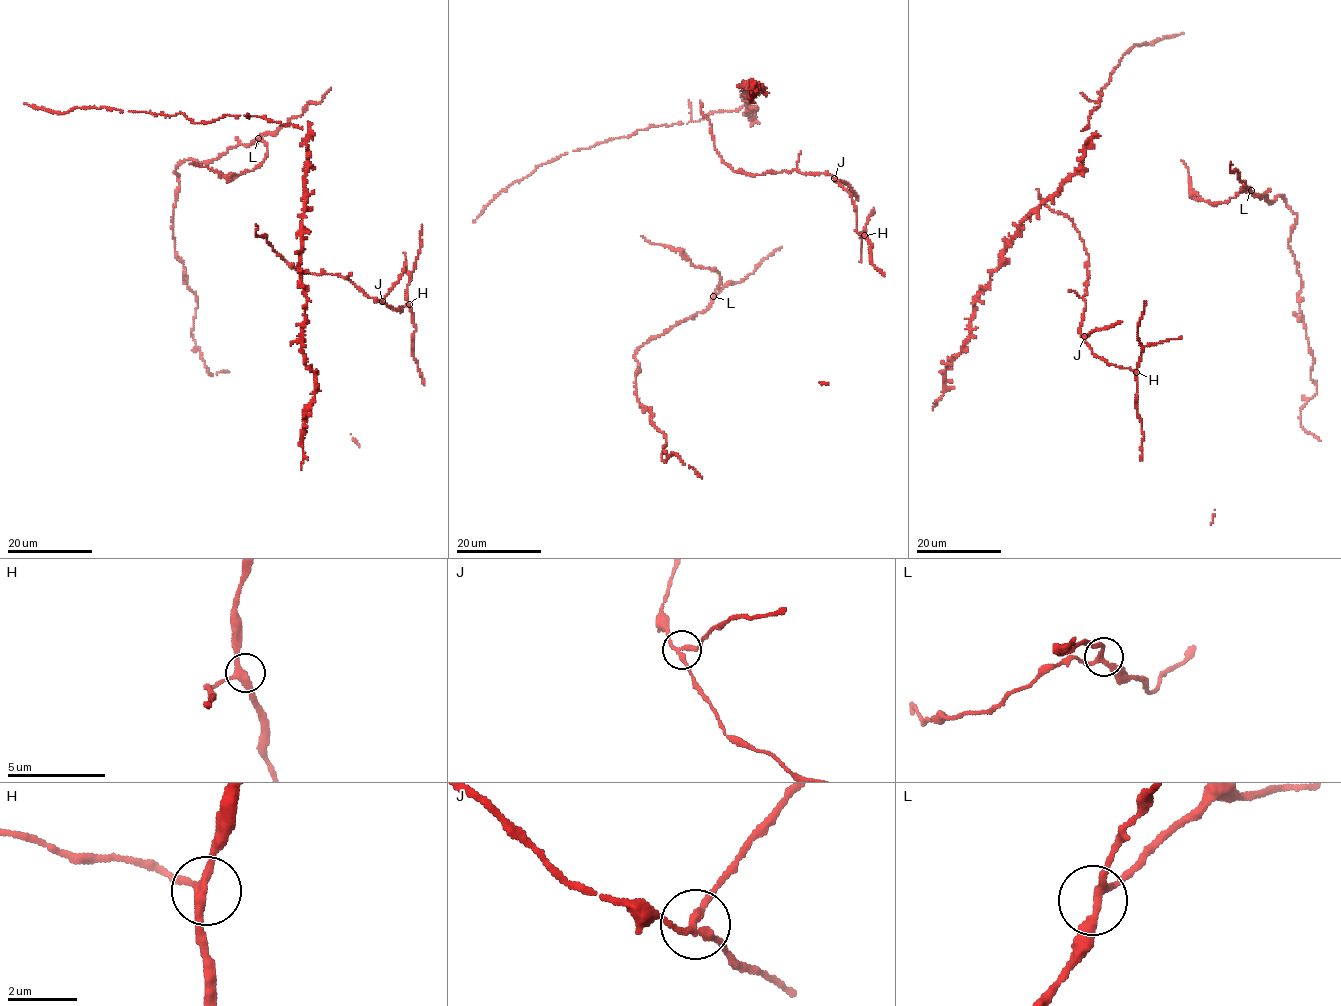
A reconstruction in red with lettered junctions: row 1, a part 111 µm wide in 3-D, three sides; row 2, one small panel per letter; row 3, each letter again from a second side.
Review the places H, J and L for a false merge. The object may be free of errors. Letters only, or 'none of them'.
J

